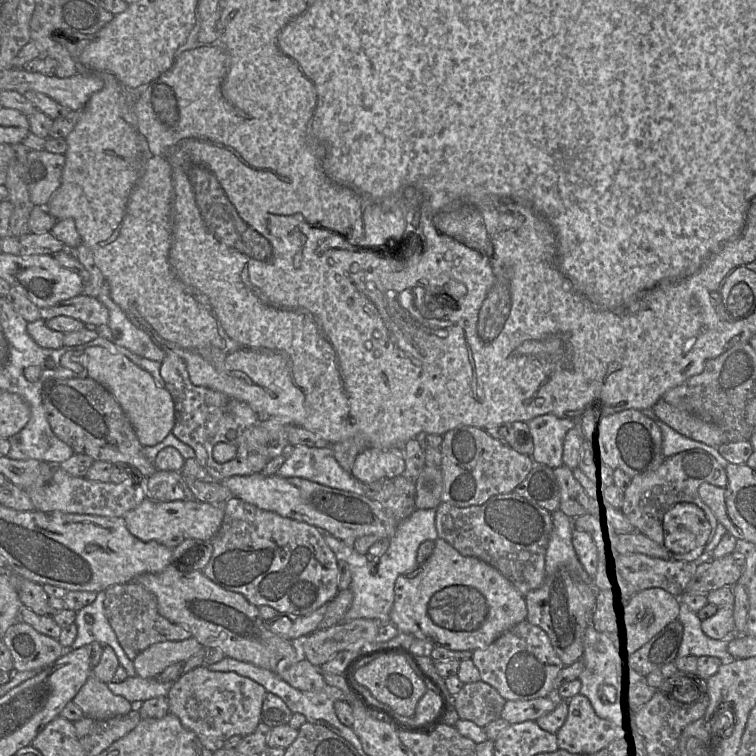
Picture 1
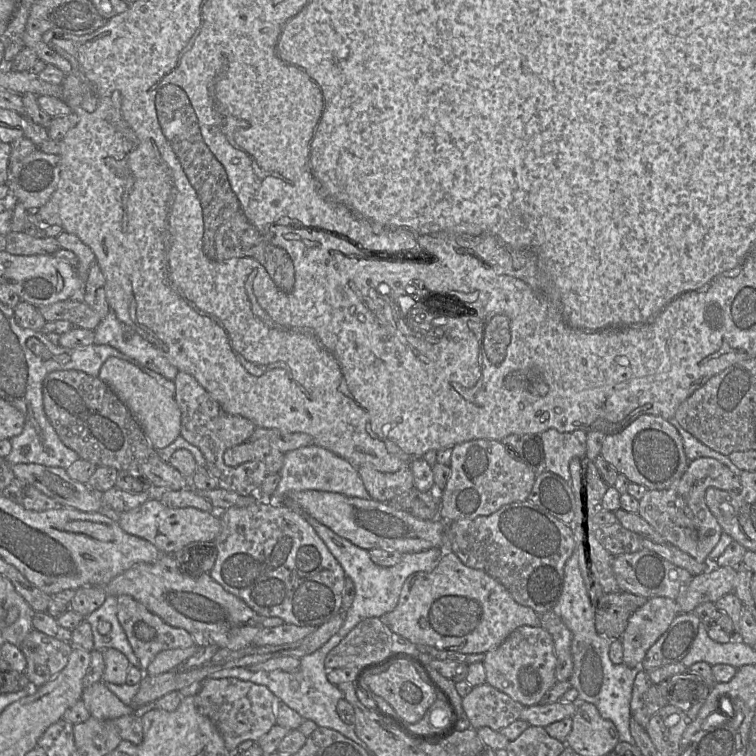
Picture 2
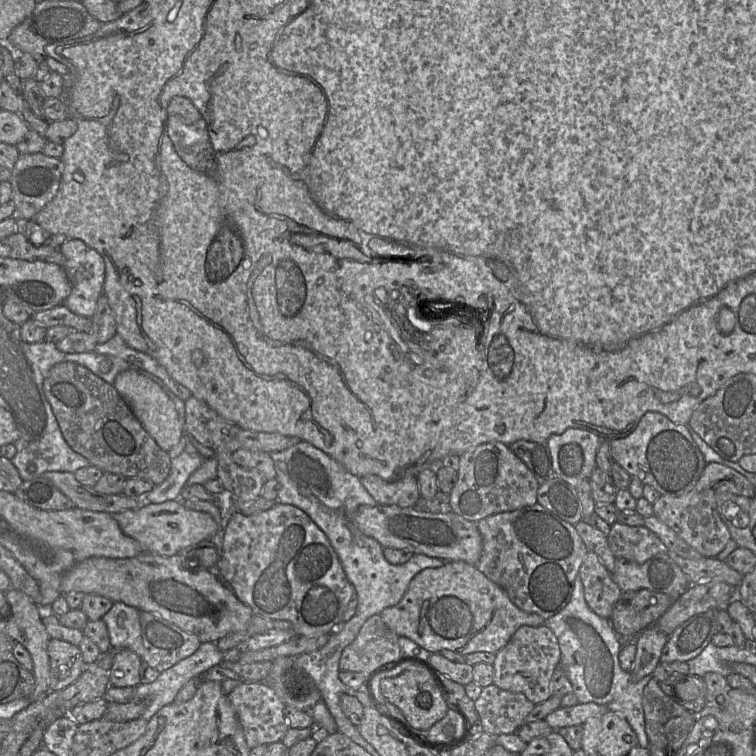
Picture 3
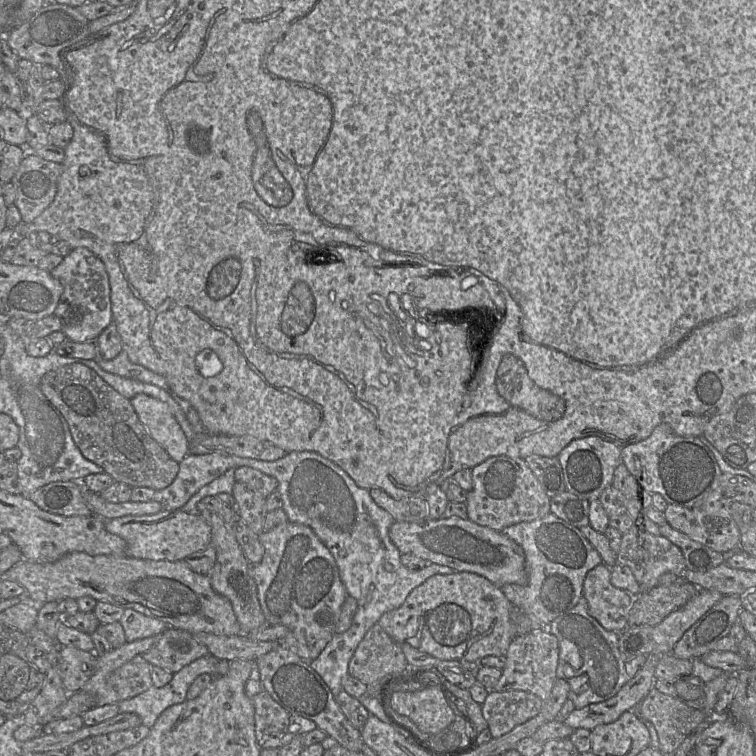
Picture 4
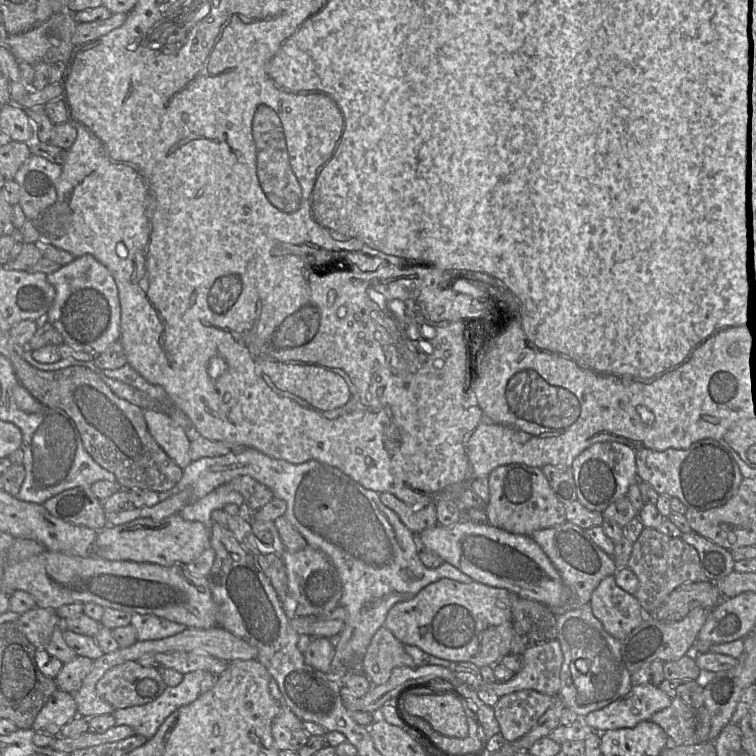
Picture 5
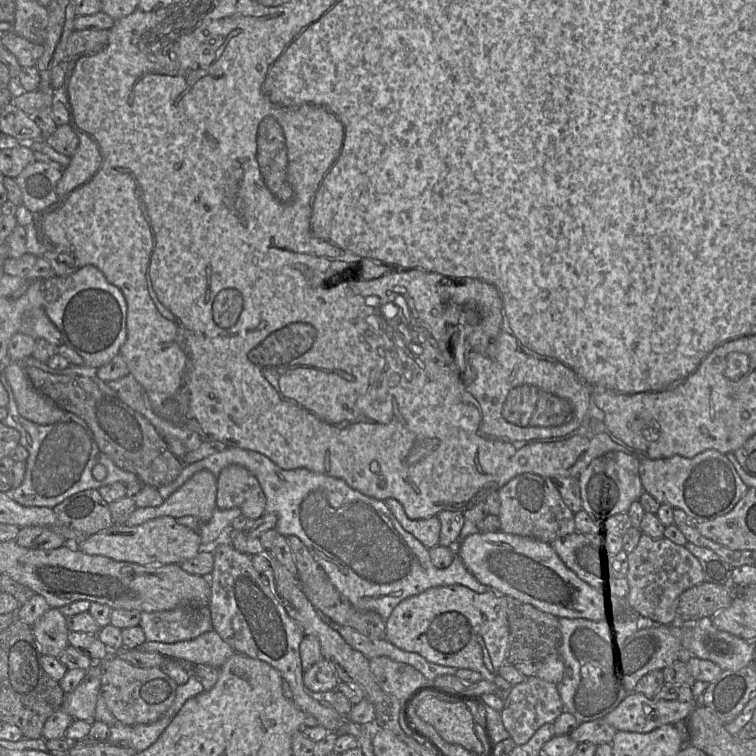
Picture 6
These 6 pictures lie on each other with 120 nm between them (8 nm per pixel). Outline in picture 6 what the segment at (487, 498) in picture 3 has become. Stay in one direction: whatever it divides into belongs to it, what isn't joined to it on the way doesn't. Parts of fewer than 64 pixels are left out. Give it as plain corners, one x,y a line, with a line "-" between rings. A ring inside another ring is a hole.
518,475
498,491
501,508
498,514
500,531
551,543
576,531
574,513
563,502
553,481
544,476

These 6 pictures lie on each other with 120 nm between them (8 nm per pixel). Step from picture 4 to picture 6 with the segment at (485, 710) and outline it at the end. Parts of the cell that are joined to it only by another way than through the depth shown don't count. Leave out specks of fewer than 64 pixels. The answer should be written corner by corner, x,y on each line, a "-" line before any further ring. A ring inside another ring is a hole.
531,676
522,683
512,686
504,695
504,706
500,711
501,720
515,745
525,744
541,726
552,724
563,712
563,704
556,685
537,676

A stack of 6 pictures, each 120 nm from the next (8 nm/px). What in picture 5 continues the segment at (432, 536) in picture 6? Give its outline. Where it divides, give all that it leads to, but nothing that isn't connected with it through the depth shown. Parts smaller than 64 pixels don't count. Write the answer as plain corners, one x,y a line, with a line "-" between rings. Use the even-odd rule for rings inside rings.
388,492
380,493
379,498
382,504
392,510
414,534
419,534
438,525
434,503
411,507

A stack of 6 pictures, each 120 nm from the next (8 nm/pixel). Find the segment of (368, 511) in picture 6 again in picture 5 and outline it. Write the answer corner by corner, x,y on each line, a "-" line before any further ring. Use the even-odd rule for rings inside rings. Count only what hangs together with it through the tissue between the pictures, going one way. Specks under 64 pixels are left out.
247,448
238,453
229,453
217,457
205,457
192,461
183,469
181,480
170,490
158,493
160,501
189,490
190,504
214,491
217,487
229,483
239,476
250,476
267,486
274,497
286,503
284,516
304,537
307,544
321,551
333,564
341,583
340,605
346,611
343,630
334,639
334,654
329,670
329,678
341,682
350,671
360,671
360,662
374,634
385,622
390,608
413,598
422,588
442,578
471,583
473,580
447,562
437,568
427,568
419,558
418,539
379,498
379,492
368,490
339,469
316,460
294,464
270,457
262,452

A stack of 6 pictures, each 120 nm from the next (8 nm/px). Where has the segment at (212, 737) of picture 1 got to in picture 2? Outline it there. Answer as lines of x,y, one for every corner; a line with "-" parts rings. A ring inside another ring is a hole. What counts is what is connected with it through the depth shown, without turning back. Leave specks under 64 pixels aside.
232,677
208,678
197,687
194,698
198,710
216,726
231,753
246,740
257,742
276,724
276,707
280,699
265,685

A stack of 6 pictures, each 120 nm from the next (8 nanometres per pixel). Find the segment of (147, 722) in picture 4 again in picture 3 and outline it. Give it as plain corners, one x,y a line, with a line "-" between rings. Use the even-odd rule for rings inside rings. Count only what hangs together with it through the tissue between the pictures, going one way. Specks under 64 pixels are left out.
201,643
198,650
174,666
160,672
150,684
139,684
135,688
133,701
144,703
141,717
149,721
163,706
174,702
180,689
193,678
201,678
211,668
224,662
224,653
216,643

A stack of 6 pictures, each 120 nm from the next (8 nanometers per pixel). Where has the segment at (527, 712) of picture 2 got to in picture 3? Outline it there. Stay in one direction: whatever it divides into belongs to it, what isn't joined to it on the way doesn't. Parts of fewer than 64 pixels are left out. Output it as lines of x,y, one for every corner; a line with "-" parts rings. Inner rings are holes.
578,703
570,707
561,706
548,714
544,720
554,730
559,730
567,726
583,725
587,719
604,714
607,711
608,709
604,705
596,703

